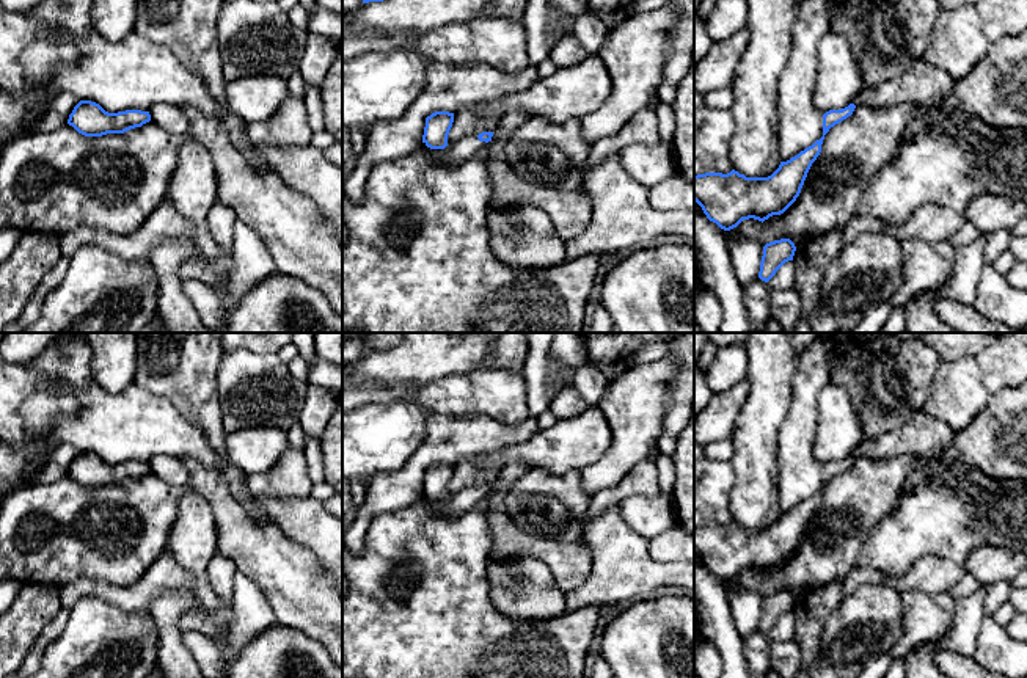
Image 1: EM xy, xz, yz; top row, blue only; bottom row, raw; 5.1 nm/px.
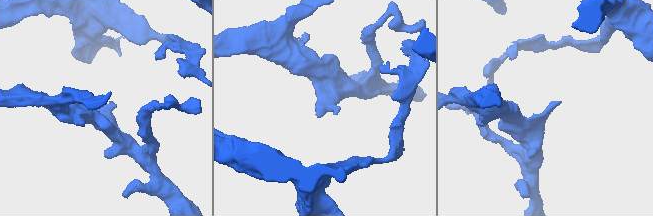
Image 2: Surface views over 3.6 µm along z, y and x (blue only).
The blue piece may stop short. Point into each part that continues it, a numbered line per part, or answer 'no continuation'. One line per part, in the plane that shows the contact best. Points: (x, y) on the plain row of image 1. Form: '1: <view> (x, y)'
1: xz (457, 504)

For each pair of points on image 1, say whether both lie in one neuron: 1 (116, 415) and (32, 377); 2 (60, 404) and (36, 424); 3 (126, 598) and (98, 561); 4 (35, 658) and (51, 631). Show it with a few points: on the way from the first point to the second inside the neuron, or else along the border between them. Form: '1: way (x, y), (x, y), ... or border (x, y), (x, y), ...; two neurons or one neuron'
1: way (96, 400), (69, 374), (52, 374); one neuron
2: way (54, 407), (43, 418); one neuron
3: border (148, 567), (129, 586), (110, 586), (80, 579); two neurons
4: way (36, 652), (46, 637); one neuron

